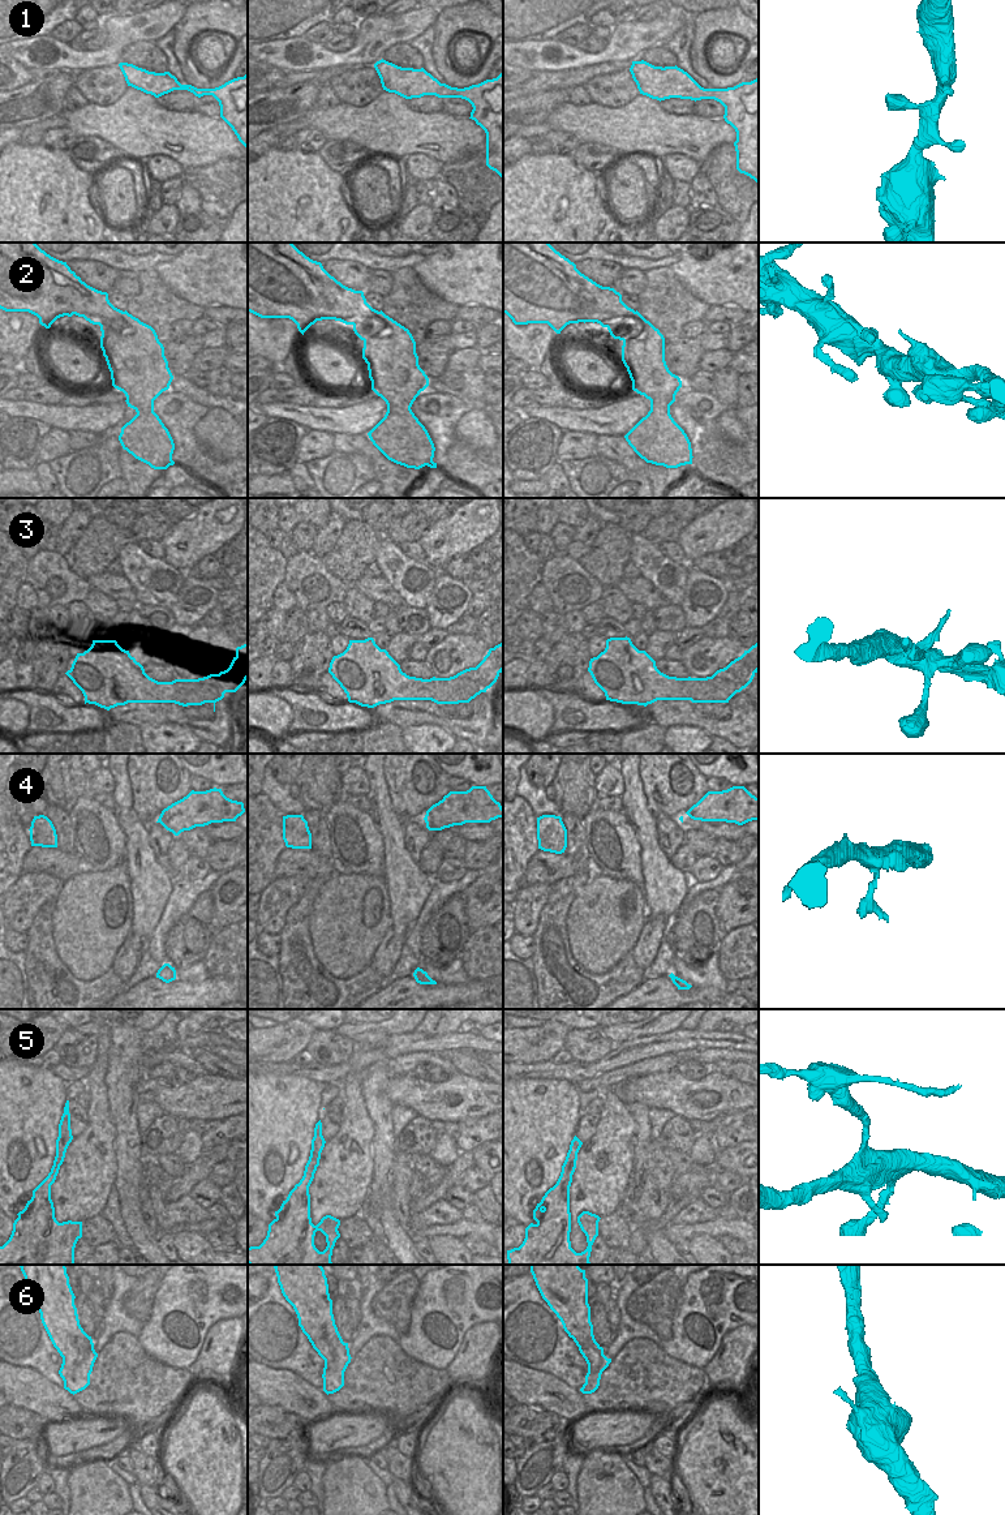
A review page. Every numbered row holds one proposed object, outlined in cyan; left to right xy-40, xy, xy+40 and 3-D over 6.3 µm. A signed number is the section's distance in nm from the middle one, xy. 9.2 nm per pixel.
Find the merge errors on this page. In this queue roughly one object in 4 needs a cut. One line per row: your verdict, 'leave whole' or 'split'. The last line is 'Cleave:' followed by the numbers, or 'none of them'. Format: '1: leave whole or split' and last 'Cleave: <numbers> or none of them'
1: leave whole
2: leave whole
3: split
4: leave whole
5: split
6: leave whole
Cleave: 3, 5

